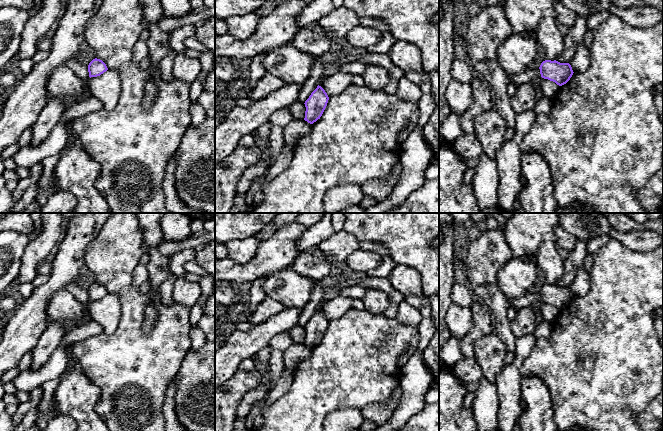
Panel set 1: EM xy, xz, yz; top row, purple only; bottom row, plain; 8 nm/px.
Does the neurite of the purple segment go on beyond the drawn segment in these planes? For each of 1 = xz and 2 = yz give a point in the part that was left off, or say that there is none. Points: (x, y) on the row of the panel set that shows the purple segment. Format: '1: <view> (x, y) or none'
1: none
2: none

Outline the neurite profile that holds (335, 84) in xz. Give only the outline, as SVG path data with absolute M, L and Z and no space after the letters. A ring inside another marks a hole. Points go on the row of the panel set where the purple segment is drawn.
M338 71L325 79L321 79L318 85L325 90L330 98L339 95L352 84L353 75Z

